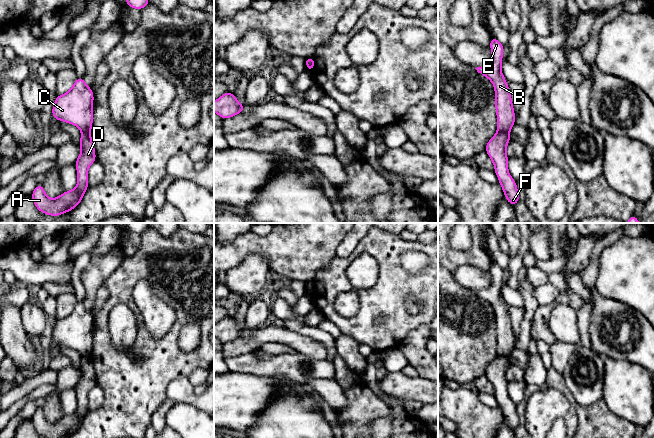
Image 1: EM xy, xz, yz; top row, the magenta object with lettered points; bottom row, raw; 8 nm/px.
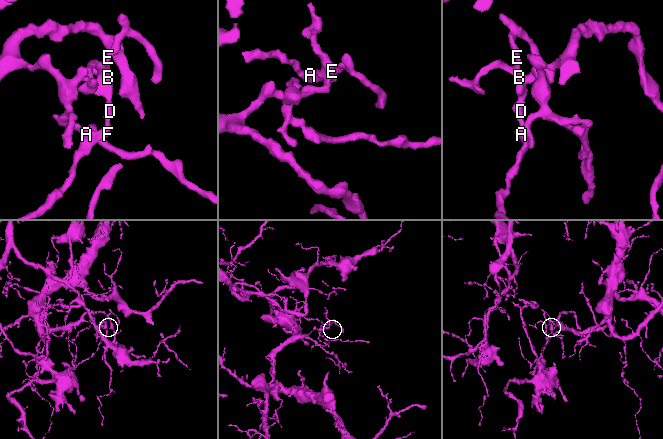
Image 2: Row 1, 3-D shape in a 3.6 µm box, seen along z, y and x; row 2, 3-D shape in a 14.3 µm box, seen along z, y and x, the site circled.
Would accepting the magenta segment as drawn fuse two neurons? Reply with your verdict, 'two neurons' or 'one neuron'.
two neurons

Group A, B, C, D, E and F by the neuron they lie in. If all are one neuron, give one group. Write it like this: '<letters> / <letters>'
A D F / B C E

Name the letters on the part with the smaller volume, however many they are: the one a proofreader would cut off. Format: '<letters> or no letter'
A, D, F

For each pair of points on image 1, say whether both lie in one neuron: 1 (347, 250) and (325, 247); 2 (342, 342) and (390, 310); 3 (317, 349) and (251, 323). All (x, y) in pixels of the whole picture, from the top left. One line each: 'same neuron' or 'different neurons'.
1: different neurons
2: different neurons
3: different neurons

